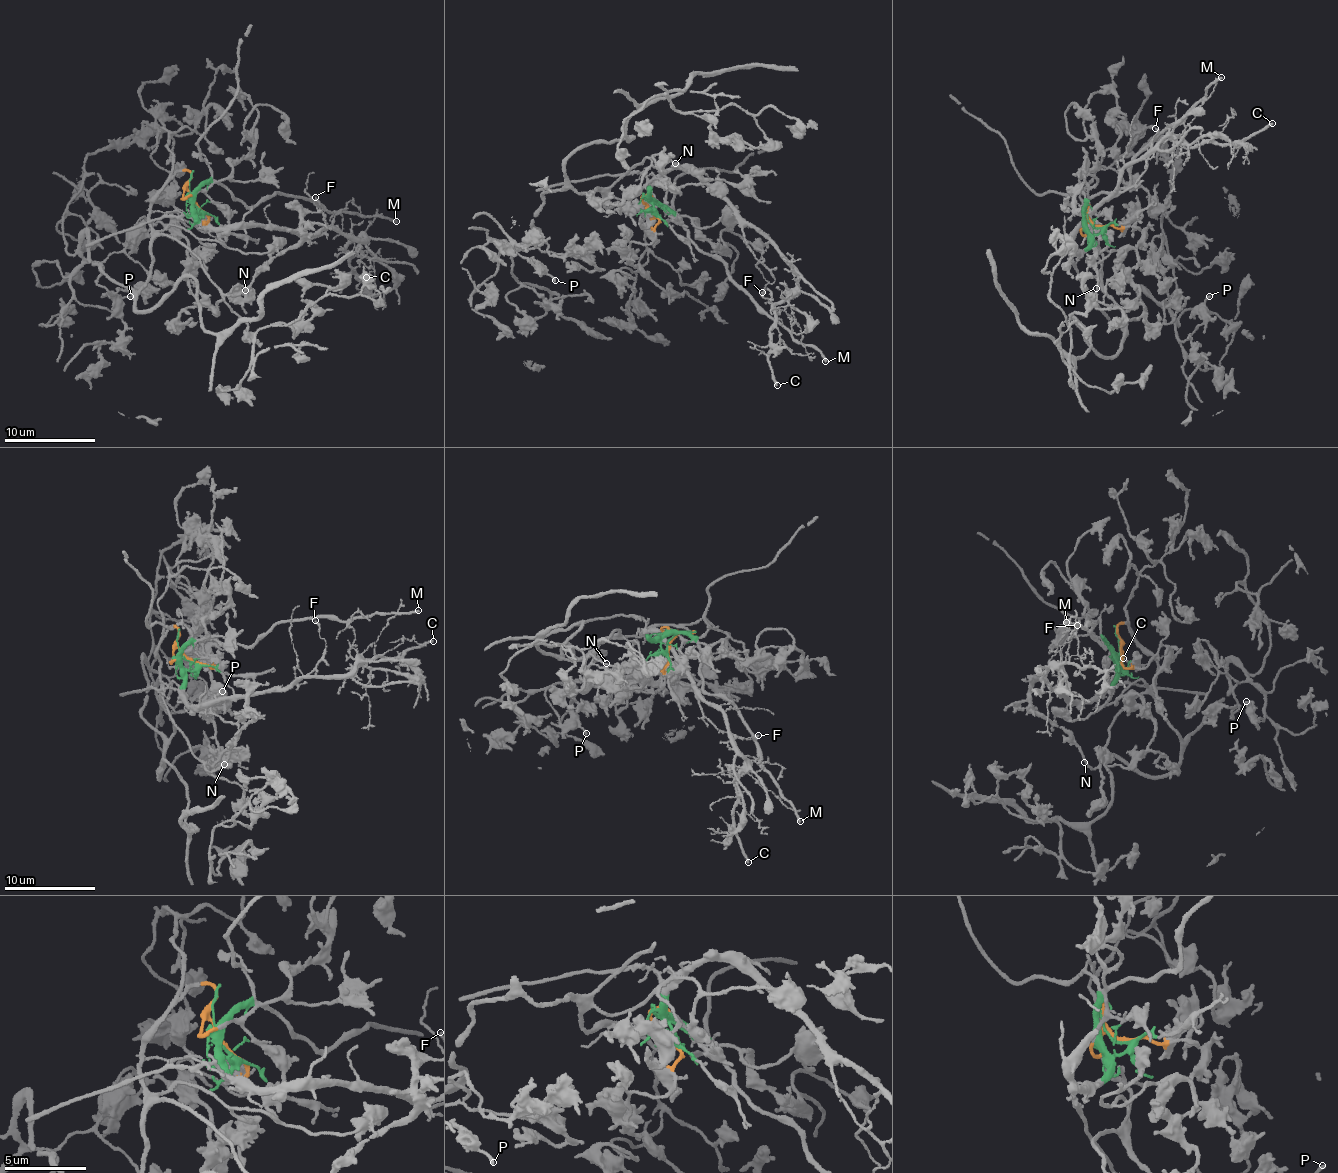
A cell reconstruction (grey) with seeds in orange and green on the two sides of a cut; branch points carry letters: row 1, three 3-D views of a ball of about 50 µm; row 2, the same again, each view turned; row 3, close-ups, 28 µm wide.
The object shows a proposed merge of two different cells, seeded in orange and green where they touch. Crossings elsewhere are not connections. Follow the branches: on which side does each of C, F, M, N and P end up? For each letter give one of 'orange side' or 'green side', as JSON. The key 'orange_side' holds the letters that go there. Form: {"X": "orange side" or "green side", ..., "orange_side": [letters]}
{"C": "green side", "F": "green side", "M": "green side", "N": "orange side", "P": "orange side", "orange_side": ["N", "P"]}

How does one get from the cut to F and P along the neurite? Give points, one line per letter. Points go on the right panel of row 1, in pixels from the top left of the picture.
F: (1096, 226), (1089, 228), (1090, 246), (1073, 252), (1069, 243), (1101, 205), (1135, 186), (1146, 167), (1155, 128)
P: (1095, 223), (1087, 203), (1101, 290), (1127, 332), (1143, 291), (1165, 306), (1182, 341), (1209, 295)

